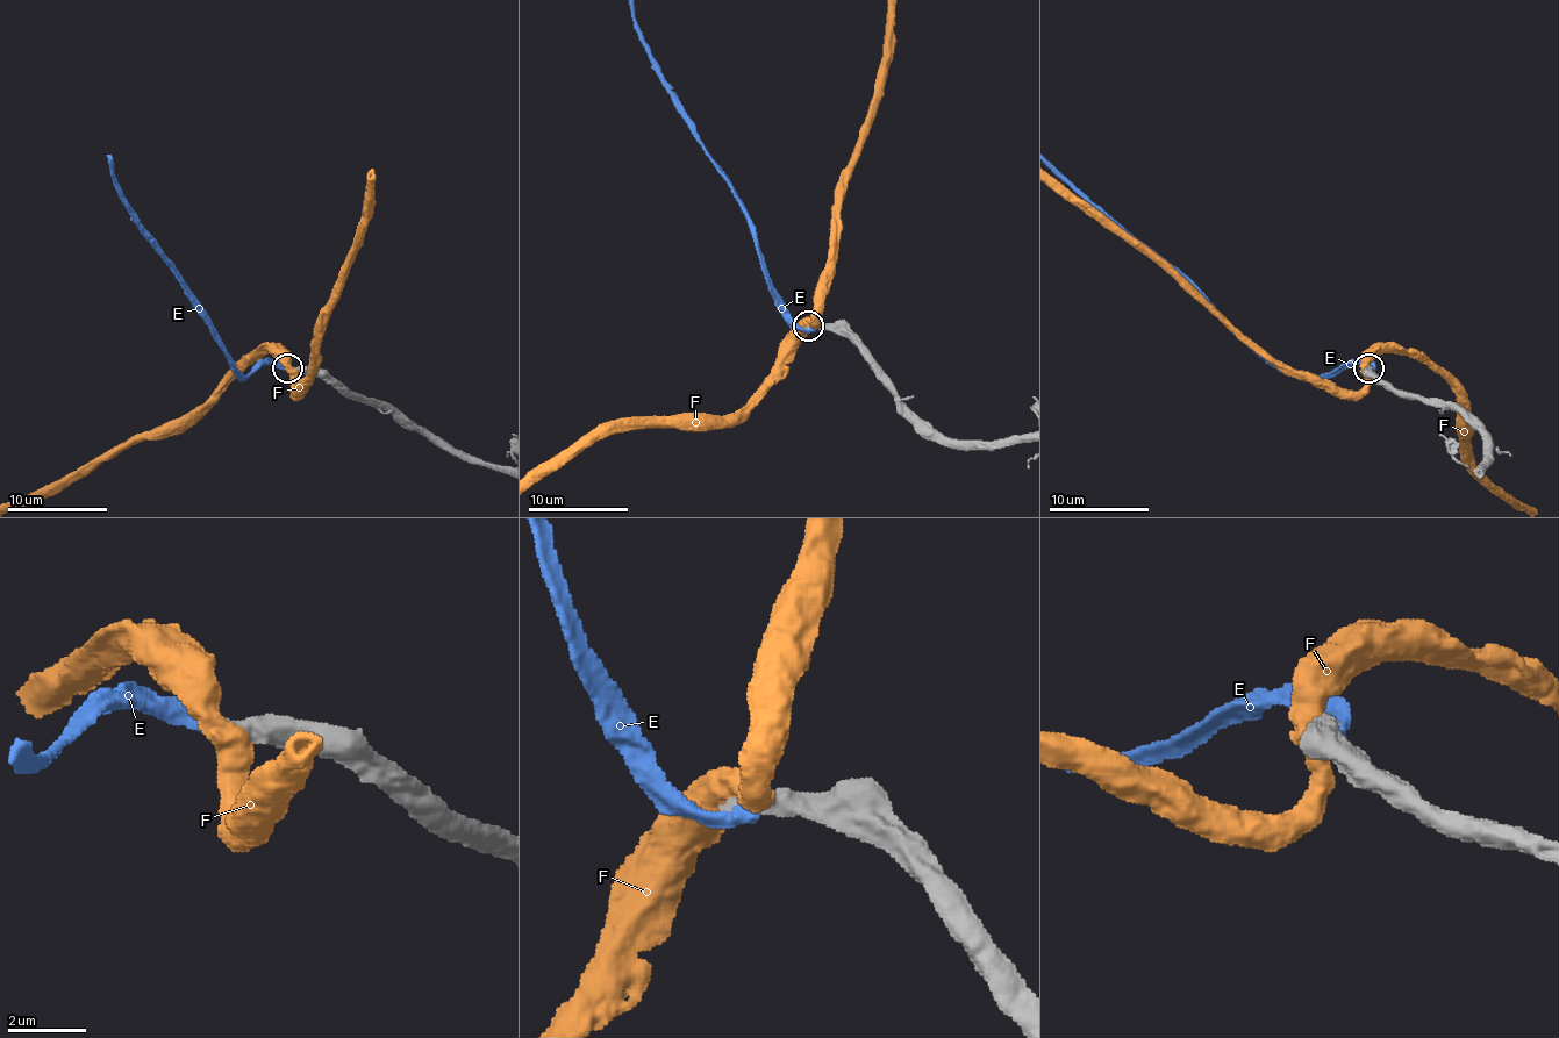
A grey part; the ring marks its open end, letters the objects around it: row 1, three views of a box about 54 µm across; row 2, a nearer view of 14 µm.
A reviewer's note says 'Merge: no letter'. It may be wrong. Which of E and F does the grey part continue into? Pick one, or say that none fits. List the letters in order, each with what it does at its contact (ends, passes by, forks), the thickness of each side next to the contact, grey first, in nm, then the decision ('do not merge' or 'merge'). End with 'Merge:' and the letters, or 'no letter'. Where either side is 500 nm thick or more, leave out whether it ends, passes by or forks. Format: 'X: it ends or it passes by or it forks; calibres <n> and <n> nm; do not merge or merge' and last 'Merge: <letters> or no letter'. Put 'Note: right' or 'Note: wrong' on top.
Note: right
E: calibres 600 and 360 nm; do not merge
F: calibres 650 and 550 nm; do not merge
Merge: no letter

